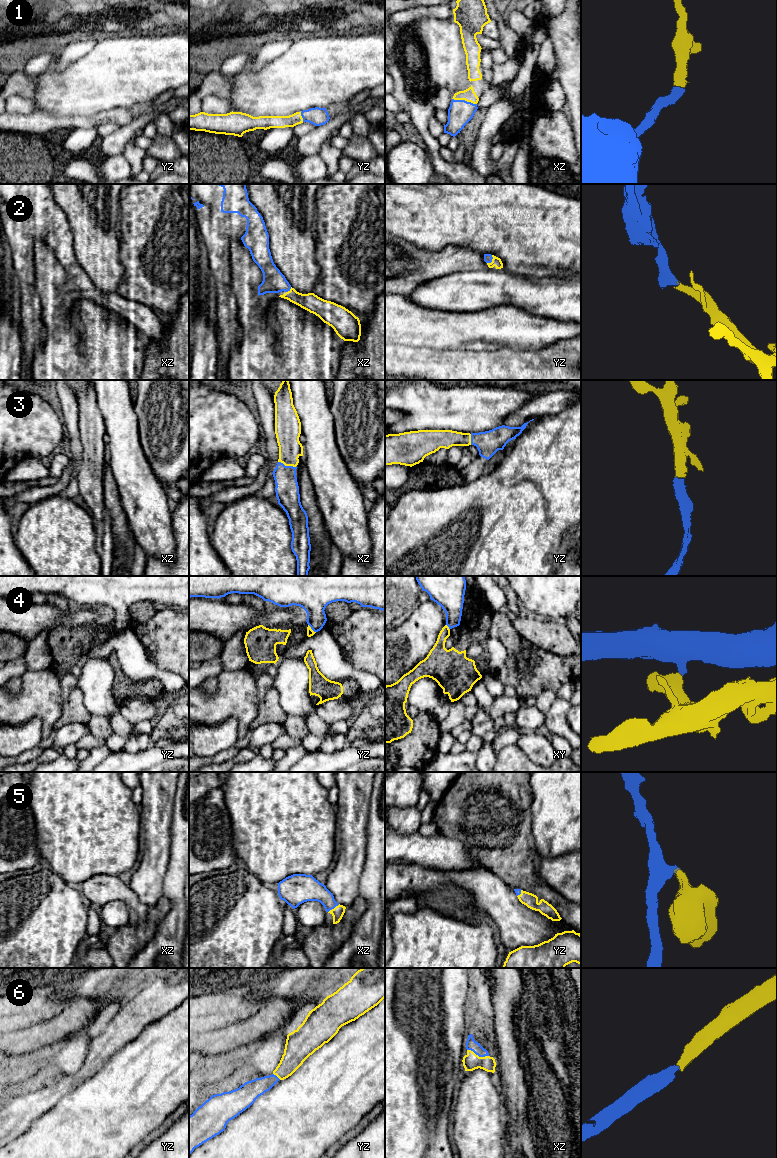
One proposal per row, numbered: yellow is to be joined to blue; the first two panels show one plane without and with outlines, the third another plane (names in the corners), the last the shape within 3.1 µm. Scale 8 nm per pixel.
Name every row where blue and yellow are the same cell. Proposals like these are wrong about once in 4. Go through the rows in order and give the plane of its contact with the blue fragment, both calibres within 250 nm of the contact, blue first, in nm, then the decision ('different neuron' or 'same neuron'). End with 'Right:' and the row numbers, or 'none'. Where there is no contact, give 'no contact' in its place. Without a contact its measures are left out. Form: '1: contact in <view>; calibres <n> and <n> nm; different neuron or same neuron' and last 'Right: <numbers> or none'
1: contact in xz; calibres 200 and 100 nm; same neuron
2: contact in yz; calibres 70 and 70 nm; same neuron
3: contact in xz; calibres 190 and 190 nm; same neuron
4: contact in yz; calibres 240 and 60 nm; different neuron
5: contact in xz; calibres 190 and 90 nm; same neuron
6: contact in xz; calibres 90 and 140 nm; same neuron
Right: 1, 2, 3, 5, 6

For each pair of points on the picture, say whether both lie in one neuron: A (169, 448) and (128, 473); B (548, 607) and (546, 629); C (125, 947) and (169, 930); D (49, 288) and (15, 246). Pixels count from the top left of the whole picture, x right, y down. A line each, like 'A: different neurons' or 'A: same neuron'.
A: different neurons
B: different neurons
C: different neurons
D: different neurons

